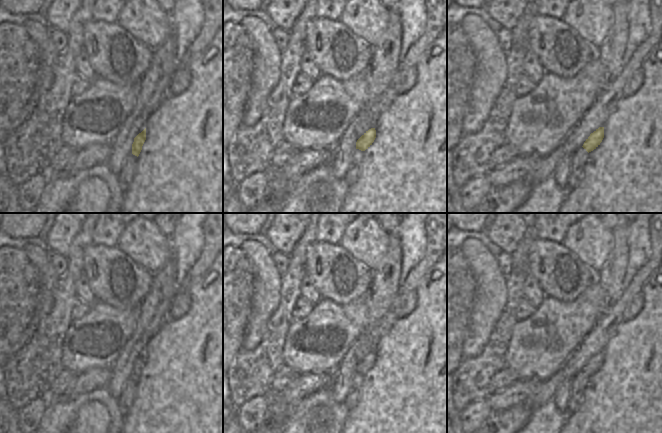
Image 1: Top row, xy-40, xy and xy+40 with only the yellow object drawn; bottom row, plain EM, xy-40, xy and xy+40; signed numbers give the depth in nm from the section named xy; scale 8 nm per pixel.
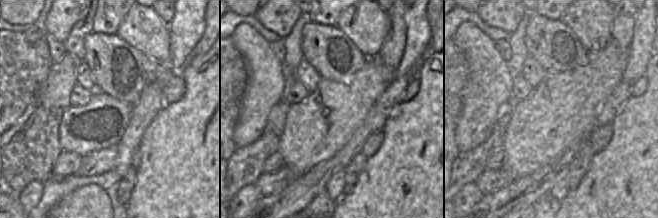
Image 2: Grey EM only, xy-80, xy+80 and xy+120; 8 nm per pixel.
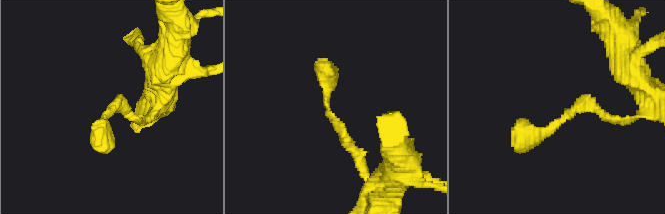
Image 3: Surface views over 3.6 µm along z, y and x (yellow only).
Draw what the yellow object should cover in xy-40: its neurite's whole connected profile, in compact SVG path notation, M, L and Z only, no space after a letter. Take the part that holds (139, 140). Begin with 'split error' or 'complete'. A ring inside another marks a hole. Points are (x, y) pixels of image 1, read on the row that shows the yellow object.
complete; M146 128L134 138L134 142L132 144L133 155L137 157L139 156L145 140L146 140Z

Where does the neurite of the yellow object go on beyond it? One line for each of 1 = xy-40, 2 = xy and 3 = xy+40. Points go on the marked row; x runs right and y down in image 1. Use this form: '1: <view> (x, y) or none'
1: none
2: none
3: none

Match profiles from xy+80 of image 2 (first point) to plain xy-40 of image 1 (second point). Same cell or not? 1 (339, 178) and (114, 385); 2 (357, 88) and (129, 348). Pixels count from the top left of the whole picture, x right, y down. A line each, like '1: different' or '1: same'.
1: same
2: different

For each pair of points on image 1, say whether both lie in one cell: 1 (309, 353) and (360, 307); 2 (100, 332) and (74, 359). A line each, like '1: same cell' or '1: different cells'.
1: same cell
2: same cell

